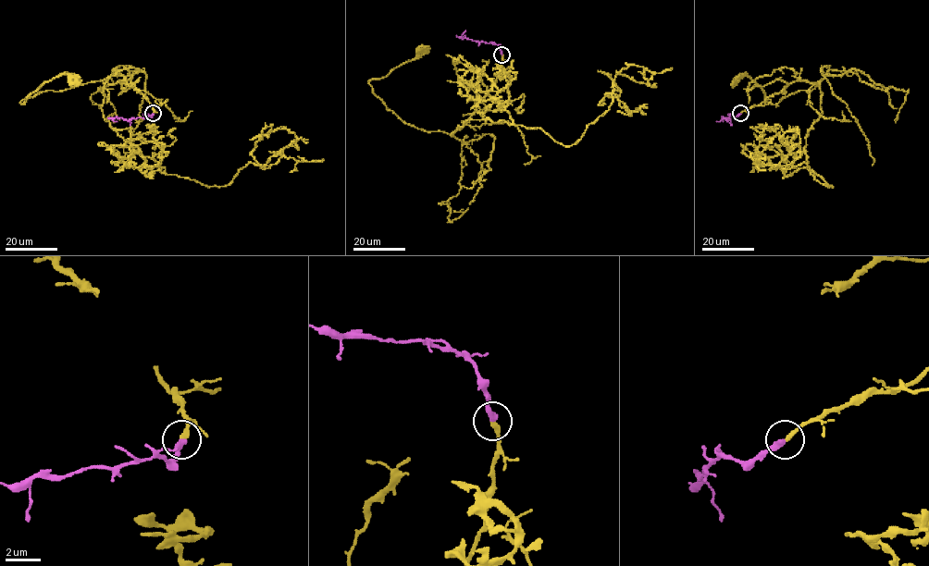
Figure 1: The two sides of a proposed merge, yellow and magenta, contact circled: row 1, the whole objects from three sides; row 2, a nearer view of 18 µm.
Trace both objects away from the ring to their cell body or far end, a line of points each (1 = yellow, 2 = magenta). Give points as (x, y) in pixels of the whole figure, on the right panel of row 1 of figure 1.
1: (740, 113), (786, 85), (820, 80), (811, 91), (800, 90), (772, 104), (747, 74), (736, 79)
2: (740, 113), (716, 121)

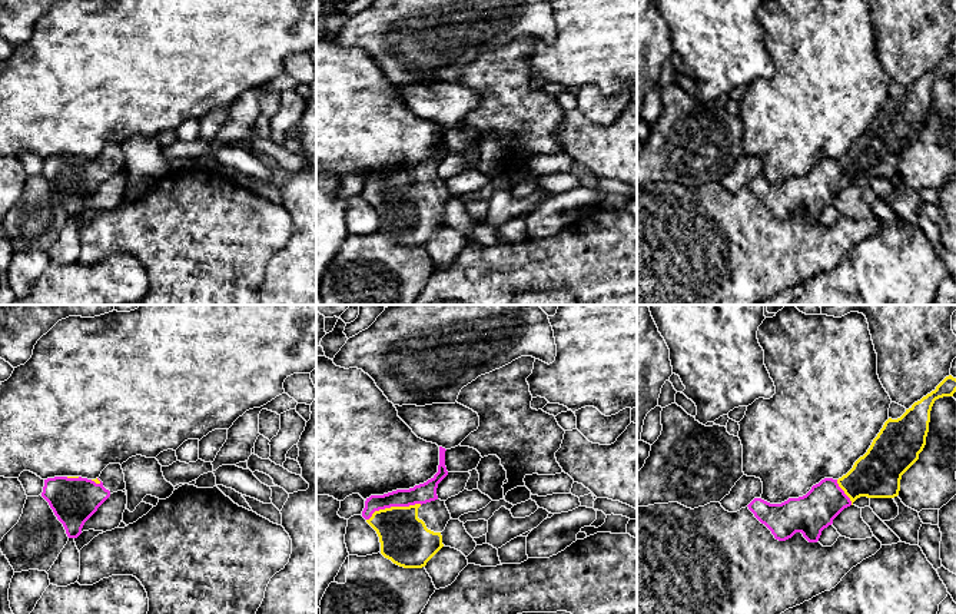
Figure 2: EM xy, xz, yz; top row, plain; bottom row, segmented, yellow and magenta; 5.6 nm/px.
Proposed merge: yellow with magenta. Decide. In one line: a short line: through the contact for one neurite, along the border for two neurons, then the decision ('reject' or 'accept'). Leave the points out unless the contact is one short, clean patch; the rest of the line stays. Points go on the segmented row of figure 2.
line xz (405, 540), (395, 521), (394, 507), (401, 507), (424, 493); accept

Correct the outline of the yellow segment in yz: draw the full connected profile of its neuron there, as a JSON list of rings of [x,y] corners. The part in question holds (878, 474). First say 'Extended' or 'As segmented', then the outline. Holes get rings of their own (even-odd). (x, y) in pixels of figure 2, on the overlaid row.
Extended. [[[949,375],[900,418],[889,418],[867,452],[842,478],[824,478],[806,495],[781,504],[754,498],[747,505],[748,510],[779,541],[801,532],[809,542],[817,542],[821,531],[857,498],[899,495],[902,475],[919,459],[926,445],[935,401],[953,396],[955,392],[956,378]]]

